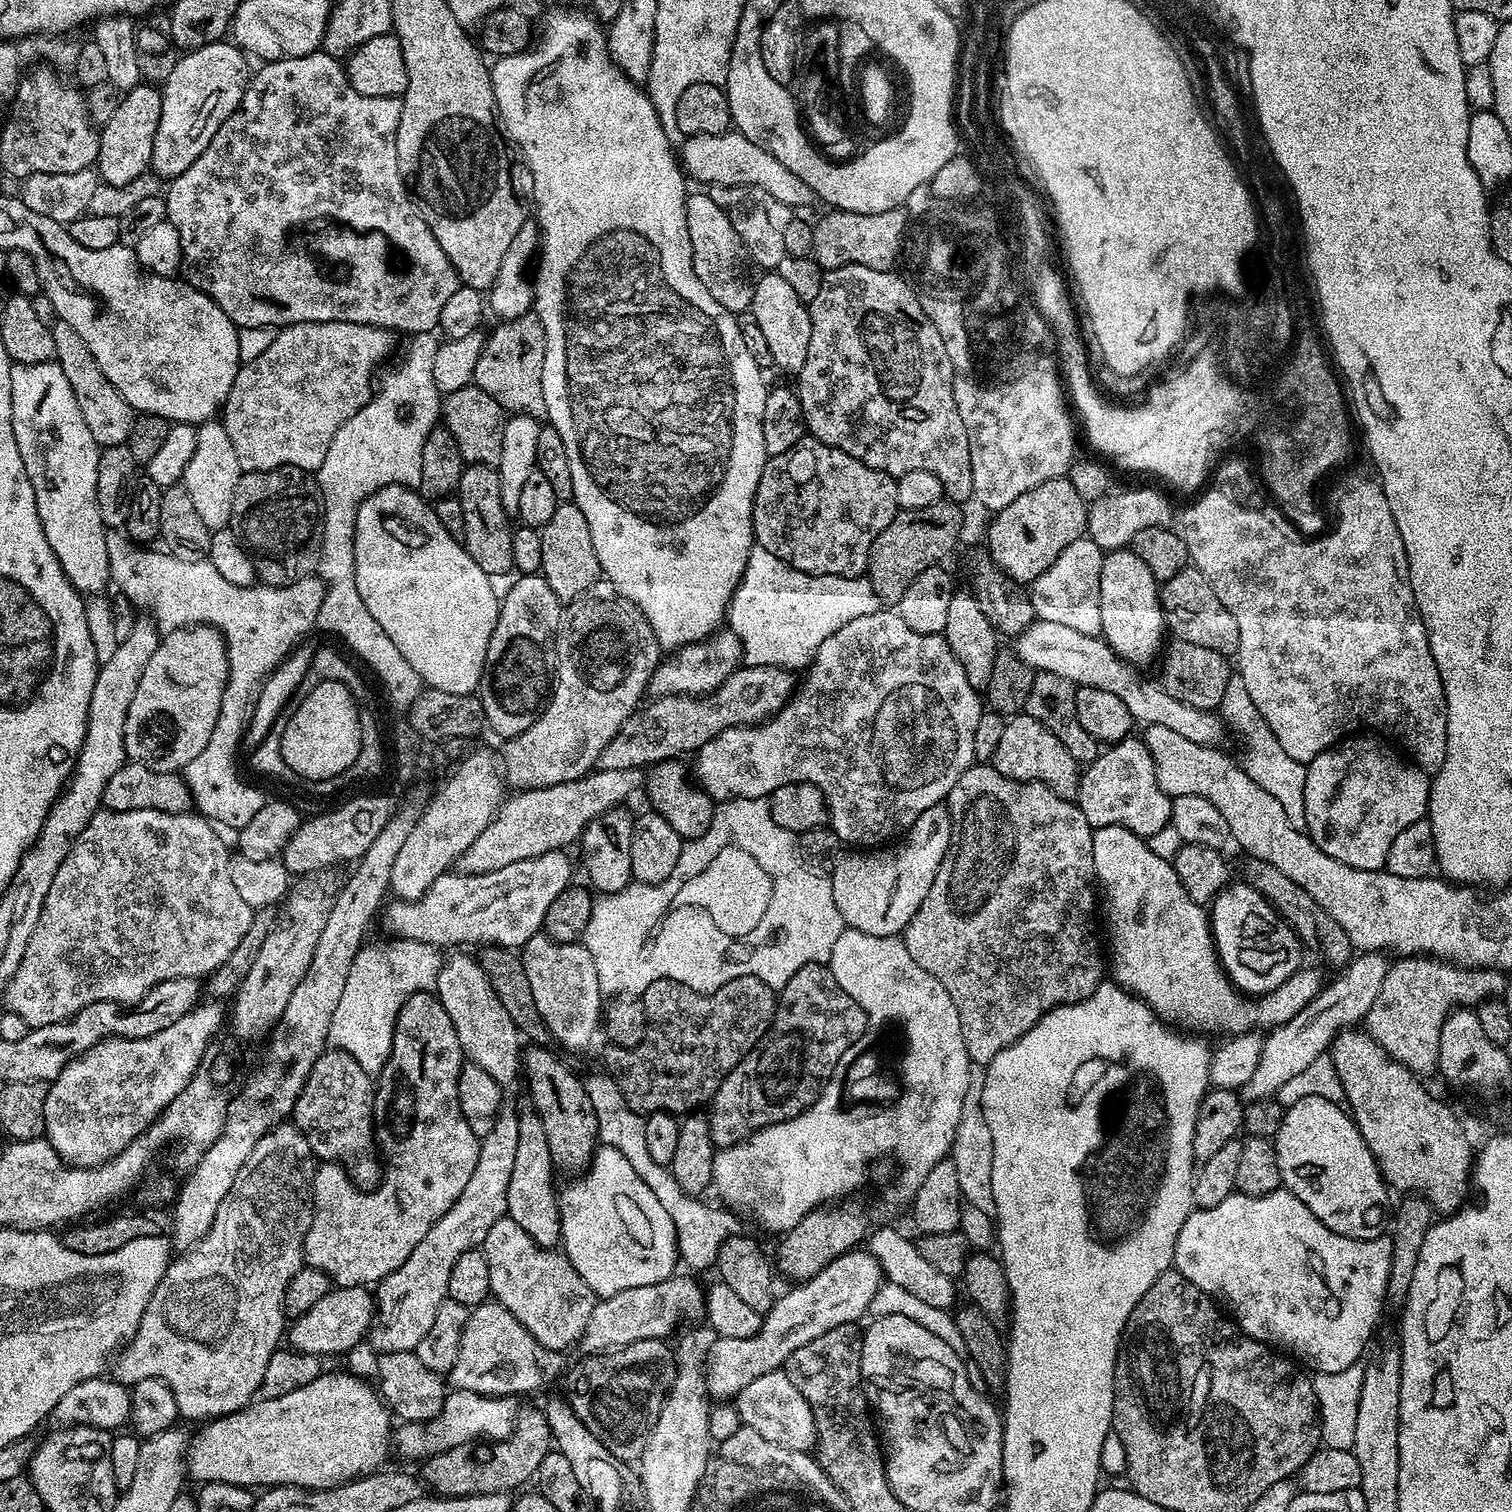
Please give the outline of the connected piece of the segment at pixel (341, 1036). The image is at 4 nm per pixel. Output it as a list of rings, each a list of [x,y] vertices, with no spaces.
[[[399,938],[391,942],[368,942],[361,947],[354,966],[350,966],[350,978],[346,978],[346,990],[342,990],[334,1018],[330,1018],[328,1044],[350,1054],[369,1074],[380,1073],[390,1058],[398,1010],[402,1010],[406,998],[416,992],[433,991],[446,959],[445,953],[434,944]]]

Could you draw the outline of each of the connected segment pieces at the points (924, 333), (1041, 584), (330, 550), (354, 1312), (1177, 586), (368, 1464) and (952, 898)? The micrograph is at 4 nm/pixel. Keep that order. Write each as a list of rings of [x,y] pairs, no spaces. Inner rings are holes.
[[[842,266],[825,271],[822,278],[822,290],[808,304],[810,314],[810,350],[806,350],[806,366],[798,373],[800,388],[798,395],[802,402],[802,414],[806,418],[806,426],[811,439],[821,440],[826,446],[834,446],[850,458],[858,458],[866,466],[879,472],[885,472],[894,477],[910,474],[910,470],[930,470],[942,482],[944,495],[954,504],[967,505],[967,500],[973,499],[974,470],[970,470],[970,438],[966,434],[966,426],[962,426],[962,417],[958,414],[958,402],[954,402],[954,384],[958,376],[954,371],[954,362],[950,354],[946,354],[946,346],[942,342],[942,334],[934,326],[934,322],[922,310],[915,292],[903,275],[895,276],[896,272],[889,270],[870,270],[870,266]]]
[[[1081,538],[1070,542],[1056,561],[1040,577],[1030,584],[1032,605],[1039,619],[1059,622],[1071,626],[1078,634],[1100,636],[1102,606],[1100,605],[1100,579],[1105,549],[1099,548],[1092,540]]]
[[[435,331],[418,332],[411,337],[408,353],[404,361],[393,372],[388,372],[378,380],[378,387],[373,391],[372,400],[354,414],[334,434],[334,442],[330,442],[330,450],[326,450],[326,458],[322,466],[317,468],[314,479],[320,485],[320,499],[322,501],[322,535],[320,536],[320,562],[318,575],[326,587],[322,606],[318,610],[316,628],[319,631],[333,632],[341,636],[366,663],[372,667],[372,672],[384,683],[384,692],[397,704],[401,710],[411,708],[422,691],[422,681],[418,674],[414,674],[414,666],[406,662],[404,655],[394,646],[393,640],[378,626],[378,622],[366,610],[366,602],[358,595],[358,586],[354,582],[354,526],[358,506],[370,494],[379,488],[391,484],[403,484],[413,490],[419,489],[422,478],[422,446],[430,434],[430,430],[437,427],[438,417],[442,412],[442,393],[434,386],[434,354],[442,340]]]
[[[333,1287],[310,1310],[291,1321],[286,1340],[297,1352],[327,1358],[331,1352],[348,1352],[360,1339],[369,1335],[374,1315],[374,1296],[367,1287]]]
[[[1195,566],[1178,570],[1174,578],[1160,584],[1160,605],[1164,608],[1167,631],[1175,639],[1194,642],[1194,646],[1206,646],[1206,650],[1221,652],[1227,657],[1235,653],[1238,622],[1234,622],[1234,614],[1230,614],[1230,610],[1218,602],[1218,594],[1214,594],[1208,579]]]
[[[324,1370],[307,1386],[301,1386],[278,1398],[253,1399],[245,1408],[239,1408],[229,1416],[217,1416],[201,1428],[204,1429],[197,1436],[193,1435],[188,1442],[186,1472],[191,1479],[193,1476],[204,1484],[220,1480],[223,1484],[238,1484],[247,1489],[251,1489],[252,1484],[293,1484],[299,1488],[315,1490],[334,1488],[345,1480],[354,1480],[357,1476],[377,1471],[388,1452],[390,1454],[390,1433],[394,1424],[390,1419],[388,1405],[373,1385],[371,1388],[366,1381],[348,1372]]]
[[[976,762],[973,763],[972,767],[966,769],[962,778],[958,778],[958,782],[954,782],[954,786],[949,790],[946,803],[952,809],[954,839],[948,847],[948,853],[944,855],[942,866],[938,866],[938,874],[934,874],[934,886],[930,886],[930,894],[926,894],[926,898],[922,898],[922,906],[918,906],[914,918],[904,927],[902,939],[906,950],[910,950],[910,958],[914,958],[914,962],[918,962],[918,966],[922,966],[922,970],[934,974],[938,978],[938,982],[942,982],[942,986],[946,986],[946,994],[950,994],[950,998],[954,998],[954,1006],[958,1006],[958,1022],[962,1022],[962,1038],[966,1042],[968,1057],[972,1060],[973,1065],[987,1066],[1002,1050],[1006,1050],[1014,1042],[1018,1042],[1018,1038],[1022,1038],[1022,1034],[1031,1030],[1047,1012],[1061,1008],[1063,1004],[1077,1004],[1086,998],[1090,998],[1094,994],[1094,990],[1098,990],[1098,986],[1105,979],[1106,960],[1105,957],[1104,960],[1100,957],[1100,940],[1096,937],[1096,928],[1098,932],[1098,888],[1096,871],[1094,870],[1094,842],[1092,841],[1094,830],[1090,826],[1090,822],[1086,822],[1086,814],[1082,814],[1079,803],[1058,798],[1058,794],[1054,794],[1054,790],[1050,790],[1044,784],[1039,784],[1036,780],[1006,778],[1002,774],[998,774],[998,770],[988,762]]]

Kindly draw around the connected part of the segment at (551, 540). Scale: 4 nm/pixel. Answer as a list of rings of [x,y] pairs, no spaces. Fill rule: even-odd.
[[[574,502],[557,503],[550,522],[540,529],[542,538],[542,566],[539,575],[546,578],[550,590],[562,602],[571,602],[581,596],[587,588],[601,579],[602,569],[598,554],[594,554],[594,542],[590,539],[590,525],[582,510]]]

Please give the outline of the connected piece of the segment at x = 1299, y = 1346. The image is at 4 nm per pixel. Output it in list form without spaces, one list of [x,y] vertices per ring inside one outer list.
[[[1277,1190],[1265,1196],[1233,1194],[1222,1202],[1218,1202],[1218,1206],[1196,1208],[1188,1215],[1186,1222],[1182,1222],[1182,1230],[1178,1230],[1178,1240],[1174,1242],[1174,1258],[1172,1259],[1175,1271],[1181,1272],[1190,1282],[1194,1282],[1194,1286],[1207,1292],[1225,1309],[1229,1308],[1227,1311],[1231,1319],[1245,1336],[1249,1336],[1251,1340],[1261,1340],[1266,1345],[1275,1346],[1293,1357],[1300,1356],[1299,1363],[1316,1374],[1322,1372],[1334,1374],[1338,1370],[1346,1370],[1346,1366],[1355,1364],[1361,1359],[1360,1355],[1363,1354],[1364,1347],[1367,1346],[1368,1339],[1371,1338],[1372,1331],[1375,1330],[1376,1323],[1380,1320],[1380,1311],[1386,1308],[1391,1261],[1391,1235],[1381,1234],[1369,1240],[1355,1240],[1337,1232],[1331,1232],[1321,1220],[1314,1218],[1314,1214],[1310,1214],[1306,1206],[1302,1206],[1302,1202],[1298,1202],[1298,1198],[1294,1198],[1294,1194],[1286,1190]]]

